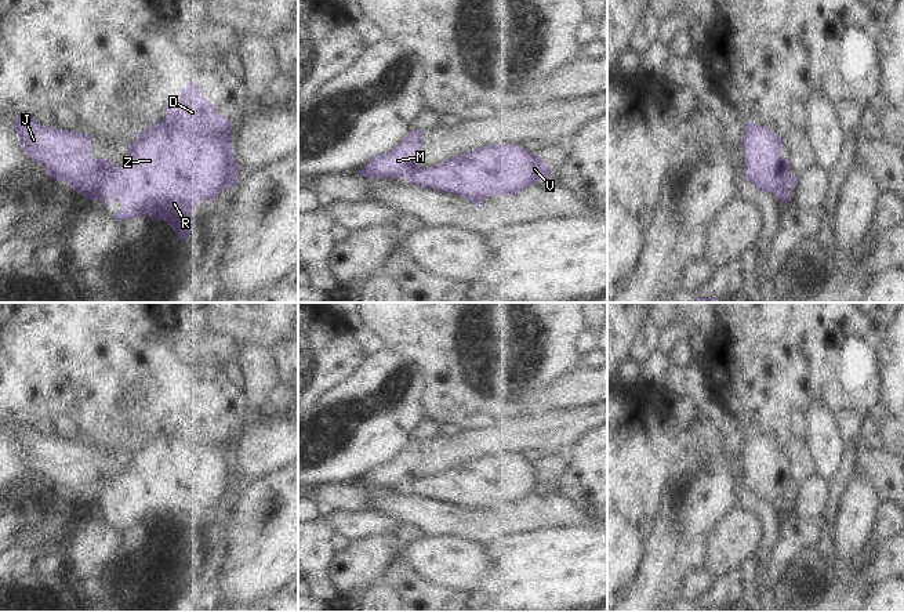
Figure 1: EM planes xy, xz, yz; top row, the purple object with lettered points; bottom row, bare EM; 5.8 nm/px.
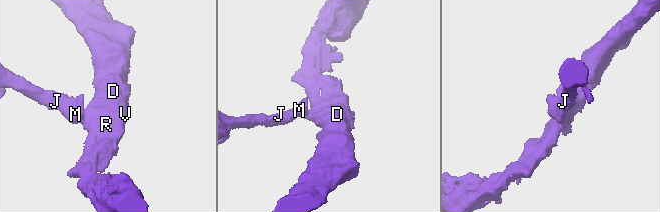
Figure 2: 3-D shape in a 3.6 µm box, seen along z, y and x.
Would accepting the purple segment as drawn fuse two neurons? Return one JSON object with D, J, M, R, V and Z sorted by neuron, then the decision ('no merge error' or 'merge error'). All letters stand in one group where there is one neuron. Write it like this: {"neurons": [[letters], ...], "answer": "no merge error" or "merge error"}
{"neurons": [["D", "R", "V", "Z"], ["J", "M"]], "answer": "merge error"}

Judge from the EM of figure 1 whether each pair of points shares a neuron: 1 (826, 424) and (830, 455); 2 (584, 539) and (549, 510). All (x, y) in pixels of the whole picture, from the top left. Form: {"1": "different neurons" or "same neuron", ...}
{"1": "same neuron", "2": "different neurons"}

